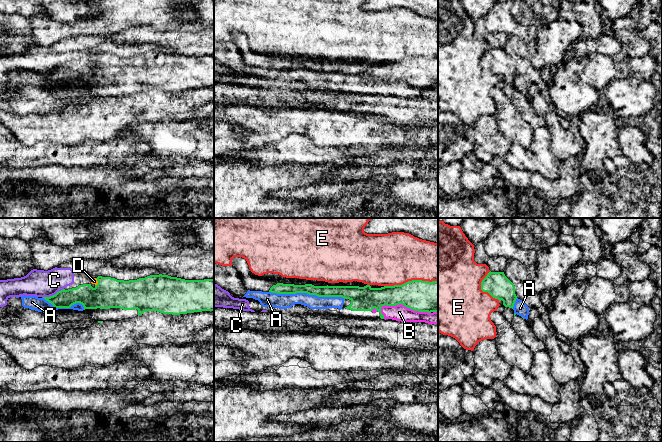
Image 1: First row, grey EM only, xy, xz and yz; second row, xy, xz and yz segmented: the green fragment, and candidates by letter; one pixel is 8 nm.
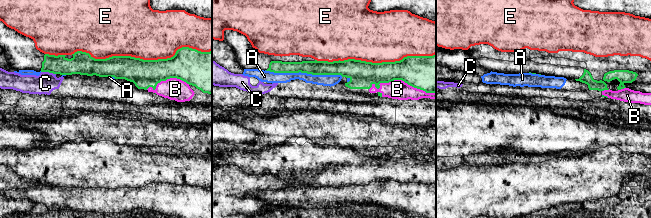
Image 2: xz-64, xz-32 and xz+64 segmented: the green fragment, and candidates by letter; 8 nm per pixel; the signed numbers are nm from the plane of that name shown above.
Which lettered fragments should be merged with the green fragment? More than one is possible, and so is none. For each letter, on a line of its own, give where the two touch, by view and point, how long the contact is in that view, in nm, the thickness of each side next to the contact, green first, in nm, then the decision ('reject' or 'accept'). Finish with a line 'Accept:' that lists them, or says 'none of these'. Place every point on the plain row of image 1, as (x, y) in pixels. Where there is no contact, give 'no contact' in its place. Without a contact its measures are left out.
A: contact xz (307, 69); length 600 nm; calibres 100 and 130 nm; reject
B: contact xz (405, 82); length 420 nm; calibres 260 and 130 nm; reject
C: contact xy (53, 71); length 180 nm; calibres 160 and 220 nm; reject
D: contact xy (98, 58); length 60 nm; calibres 240 and 50 nm; reject
E: contact xz (410, 57); length 440 nm; calibres 260 and 420 nm; reject
Accept: none of these

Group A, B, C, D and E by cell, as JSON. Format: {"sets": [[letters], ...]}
{"sets": [["A", "B"], ["C", "D"], ["E"]]}

